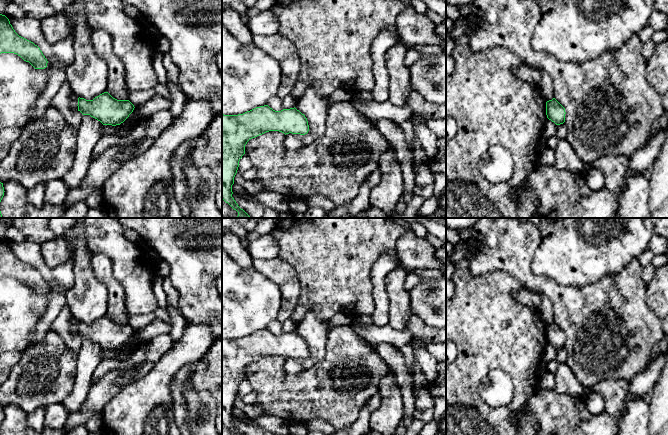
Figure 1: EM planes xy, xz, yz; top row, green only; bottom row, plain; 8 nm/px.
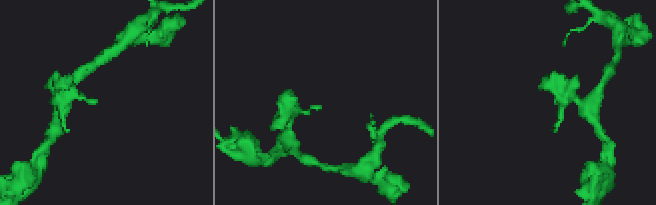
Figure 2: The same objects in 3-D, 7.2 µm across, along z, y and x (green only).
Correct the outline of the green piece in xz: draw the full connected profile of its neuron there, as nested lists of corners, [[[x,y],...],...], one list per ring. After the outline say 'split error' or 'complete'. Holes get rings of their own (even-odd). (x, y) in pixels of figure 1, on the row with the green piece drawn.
[[[264,105],[243,114],[222,114],[222,199],[238,212],[236,218],[251,218],[232,197],[232,185],[239,167],[239,161],[245,154],[245,145],[250,139],[269,131],[279,131],[285,135],[289,133],[305,135],[309,131],[309,125],[305,115],[295,107],[275,111],[268,105]]]; complete

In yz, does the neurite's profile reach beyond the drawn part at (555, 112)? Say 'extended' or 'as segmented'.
as segmented

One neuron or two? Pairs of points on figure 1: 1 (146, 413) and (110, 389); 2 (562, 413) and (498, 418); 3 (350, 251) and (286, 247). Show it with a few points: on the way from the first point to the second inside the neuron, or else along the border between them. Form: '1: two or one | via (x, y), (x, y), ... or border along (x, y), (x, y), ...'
1: two | border along (132, 380), (126, 383), (101, 410)
2: two | border along (527, 400), (527, 403), (511, 417), (513, 424)
3: one | via (334, 247), (302, 247)

